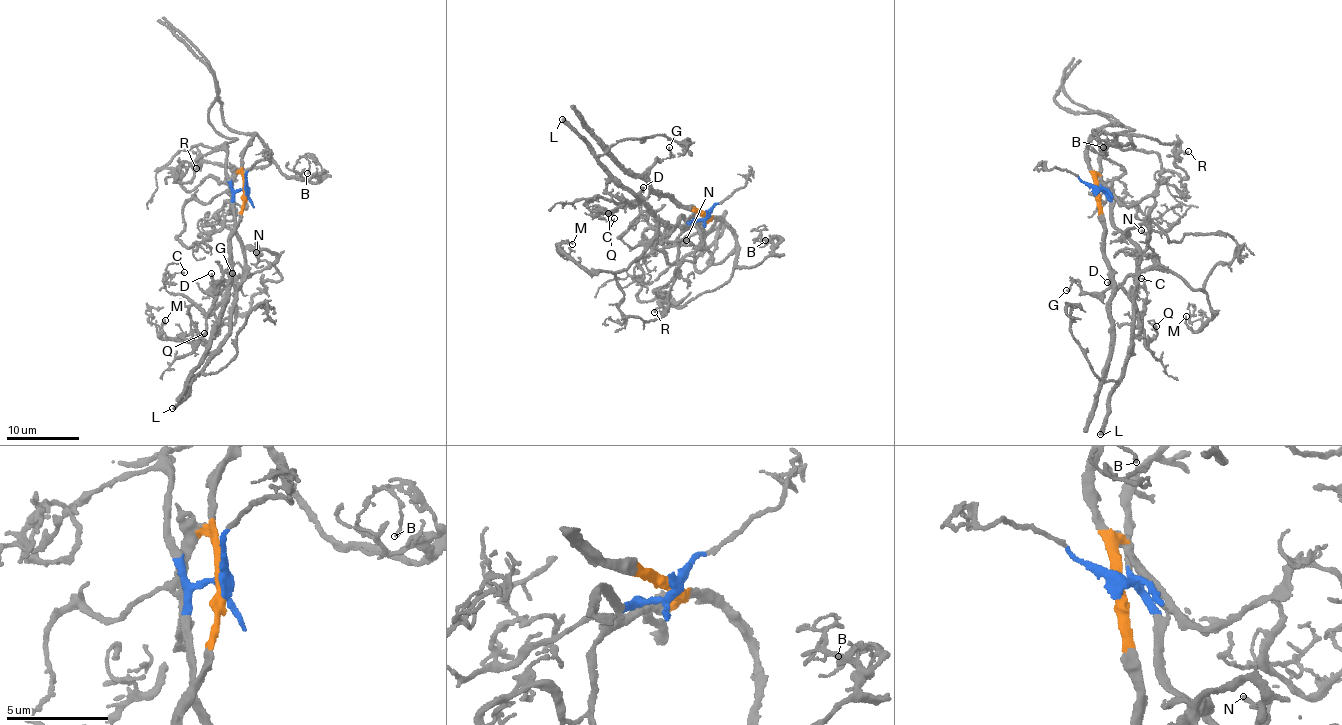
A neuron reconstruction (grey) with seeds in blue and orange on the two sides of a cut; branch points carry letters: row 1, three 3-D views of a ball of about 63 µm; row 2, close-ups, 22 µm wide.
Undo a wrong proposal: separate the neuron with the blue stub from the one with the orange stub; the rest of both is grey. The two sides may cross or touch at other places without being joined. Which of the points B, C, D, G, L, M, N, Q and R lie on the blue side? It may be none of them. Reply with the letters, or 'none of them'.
D, L, M, N

